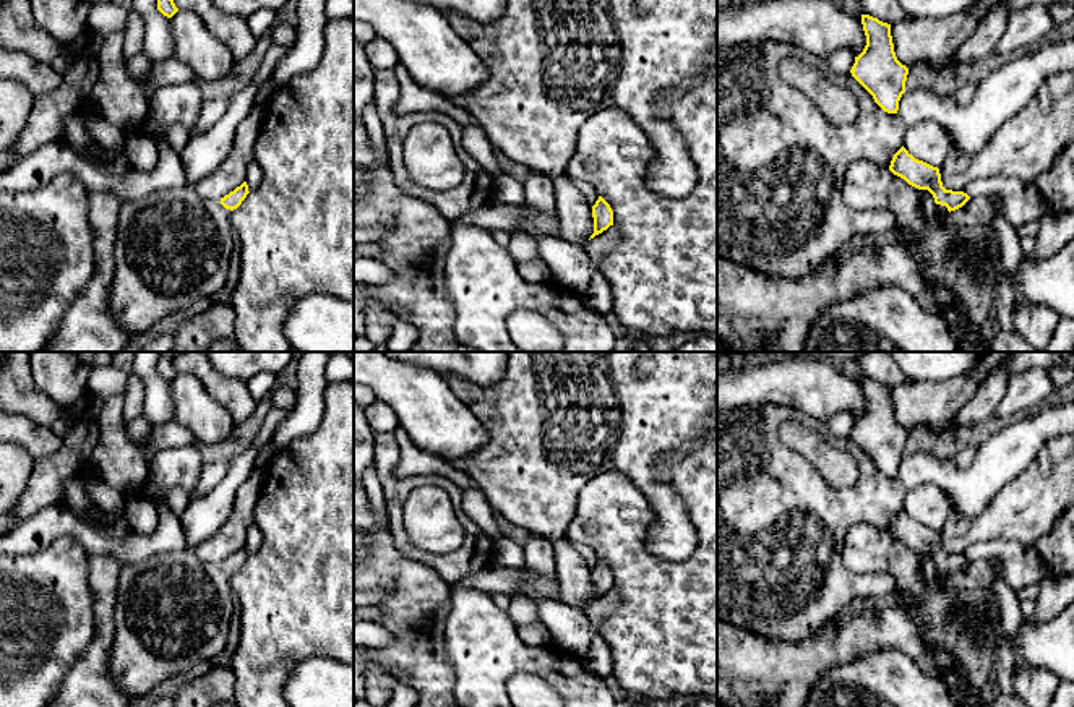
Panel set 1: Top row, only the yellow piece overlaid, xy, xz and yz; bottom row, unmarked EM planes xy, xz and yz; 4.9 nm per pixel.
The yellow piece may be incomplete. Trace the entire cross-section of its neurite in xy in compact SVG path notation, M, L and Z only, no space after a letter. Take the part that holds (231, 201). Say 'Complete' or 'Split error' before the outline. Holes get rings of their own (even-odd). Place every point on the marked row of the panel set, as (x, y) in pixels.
Split error. M243 182L221 199L201 198L195 186L159 190L123 201L114 243L115 277L109 306L128 331L128 344L140 347L148 332L165 316L188 308L200 298L214 298L226 284L235 234L230 212L248 195Z

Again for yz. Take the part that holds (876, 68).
Complete. M861 15L861 24L866 45L855 57L850 73L884 112L897 114L909 68L896 57L891 24L870 15Z

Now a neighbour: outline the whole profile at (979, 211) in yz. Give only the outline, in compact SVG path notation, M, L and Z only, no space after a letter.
M991 196L970 198L962 208L944 216L936 214L934 222L946 232L947 229L967 230L972 227L990 227L996 212Z

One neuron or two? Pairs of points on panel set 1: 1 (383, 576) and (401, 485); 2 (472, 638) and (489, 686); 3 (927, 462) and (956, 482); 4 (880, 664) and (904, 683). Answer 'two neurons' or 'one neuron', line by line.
1: two neurons
2: one neuron
3: one neuron
4: one neuron

